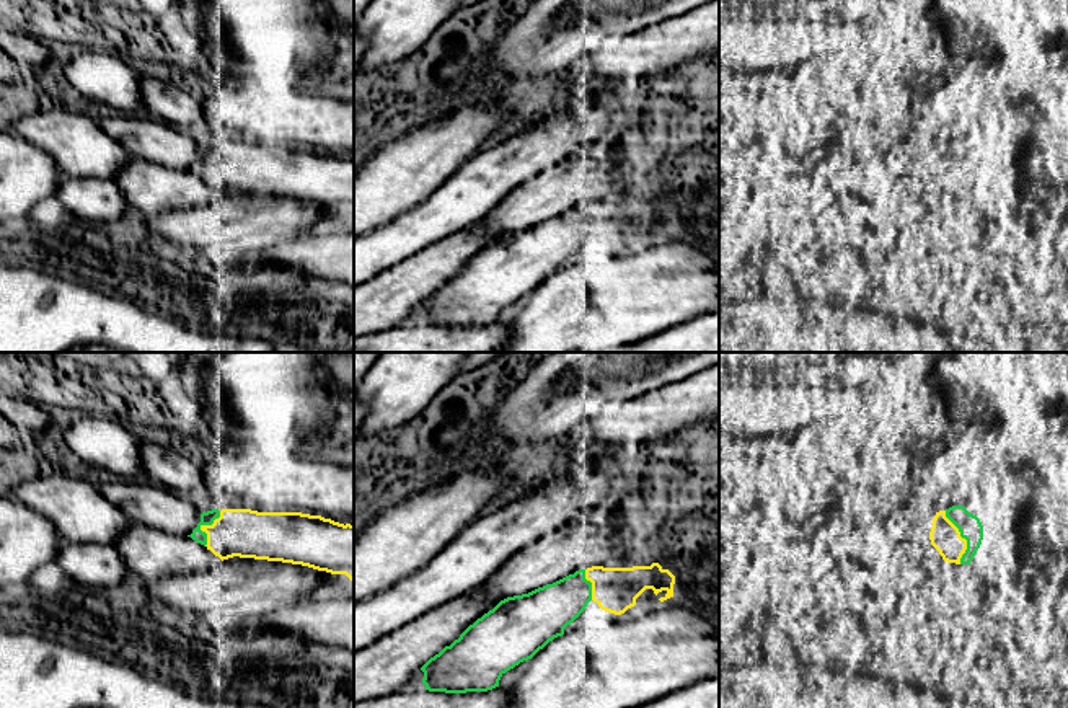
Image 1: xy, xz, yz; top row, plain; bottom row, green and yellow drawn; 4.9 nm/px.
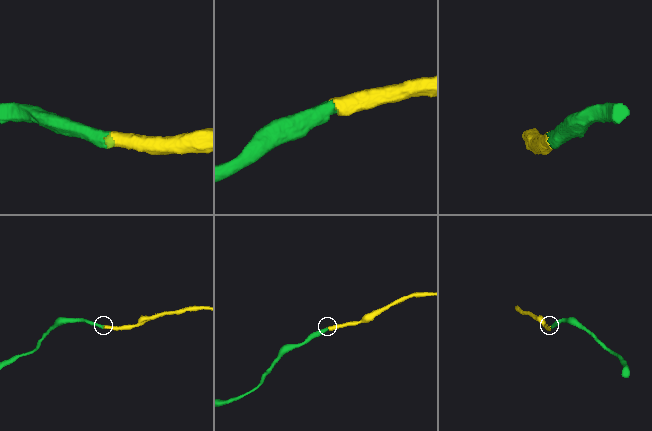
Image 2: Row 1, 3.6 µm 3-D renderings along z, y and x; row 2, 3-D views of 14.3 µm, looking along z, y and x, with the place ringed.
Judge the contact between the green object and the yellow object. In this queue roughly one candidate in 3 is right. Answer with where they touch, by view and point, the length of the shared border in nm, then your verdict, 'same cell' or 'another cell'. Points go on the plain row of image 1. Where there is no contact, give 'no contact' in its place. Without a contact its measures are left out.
yz (962, 172) | 280 nm | same cell

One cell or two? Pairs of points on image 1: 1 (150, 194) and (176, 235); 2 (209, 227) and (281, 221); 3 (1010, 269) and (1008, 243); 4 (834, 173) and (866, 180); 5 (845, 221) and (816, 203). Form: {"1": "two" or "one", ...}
{"1": "two", "2": "one", "3": "two", "4": "one", "5": "two"}

